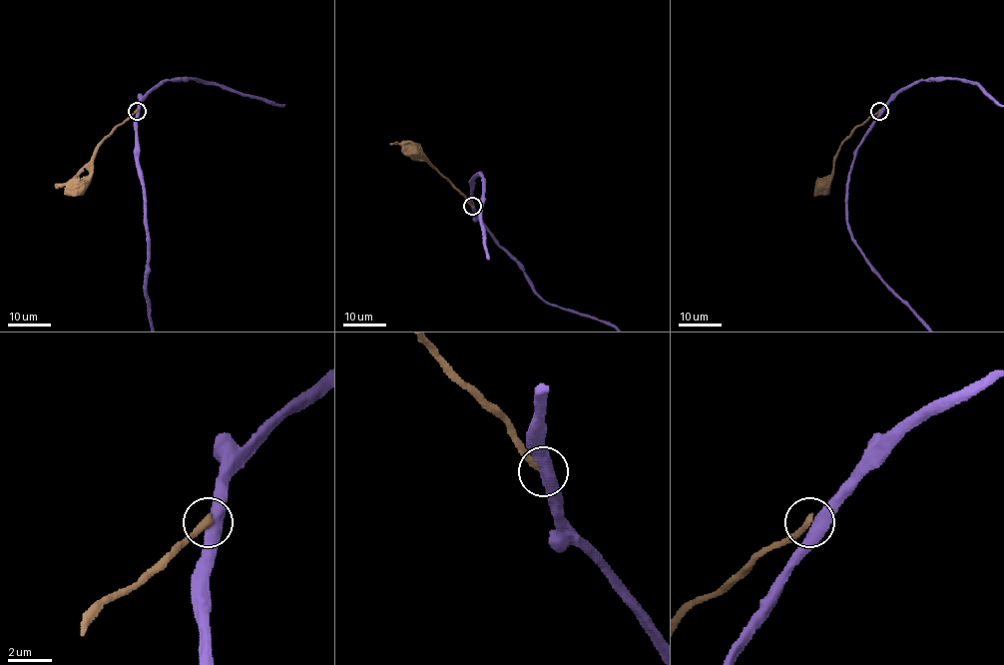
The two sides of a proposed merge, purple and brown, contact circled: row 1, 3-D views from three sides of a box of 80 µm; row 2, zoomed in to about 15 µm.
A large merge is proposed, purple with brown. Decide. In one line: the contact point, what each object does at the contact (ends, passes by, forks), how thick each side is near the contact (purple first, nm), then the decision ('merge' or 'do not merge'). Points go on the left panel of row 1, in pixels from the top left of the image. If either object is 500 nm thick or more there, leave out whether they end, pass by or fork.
place (137, 111); calibres 500 and 320 nm; do not merge

